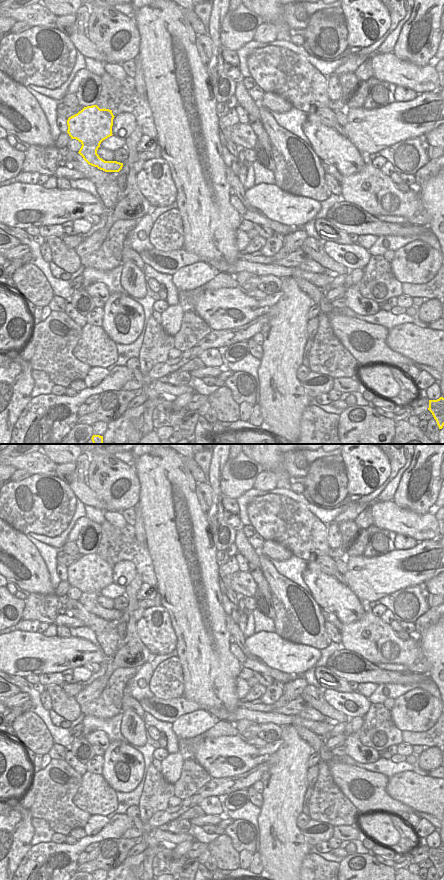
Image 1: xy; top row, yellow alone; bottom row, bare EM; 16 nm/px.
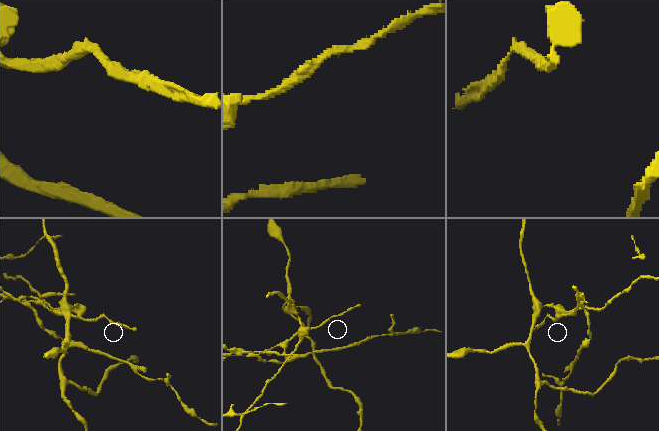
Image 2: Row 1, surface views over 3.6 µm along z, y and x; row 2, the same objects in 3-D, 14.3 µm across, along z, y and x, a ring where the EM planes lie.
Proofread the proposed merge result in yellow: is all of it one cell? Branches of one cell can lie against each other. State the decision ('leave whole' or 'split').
split

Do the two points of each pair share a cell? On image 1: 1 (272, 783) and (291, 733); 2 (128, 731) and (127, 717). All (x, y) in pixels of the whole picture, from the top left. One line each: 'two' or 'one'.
1: one
2: one

